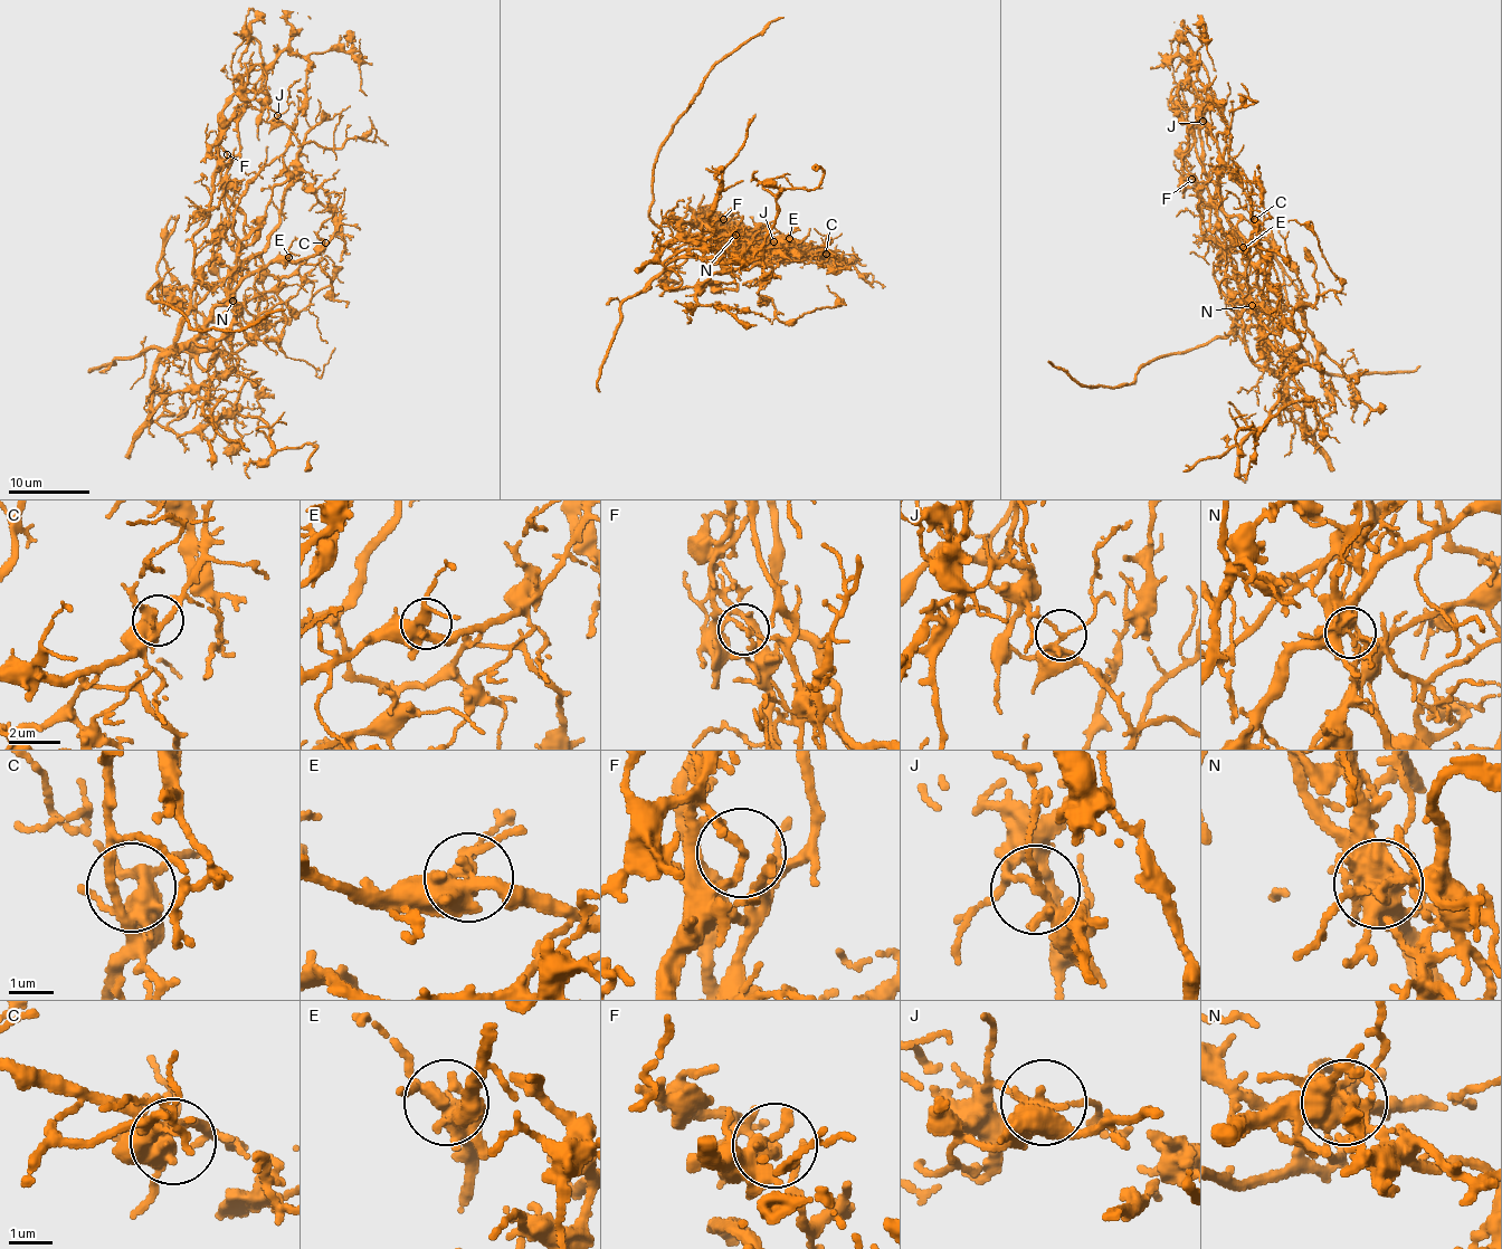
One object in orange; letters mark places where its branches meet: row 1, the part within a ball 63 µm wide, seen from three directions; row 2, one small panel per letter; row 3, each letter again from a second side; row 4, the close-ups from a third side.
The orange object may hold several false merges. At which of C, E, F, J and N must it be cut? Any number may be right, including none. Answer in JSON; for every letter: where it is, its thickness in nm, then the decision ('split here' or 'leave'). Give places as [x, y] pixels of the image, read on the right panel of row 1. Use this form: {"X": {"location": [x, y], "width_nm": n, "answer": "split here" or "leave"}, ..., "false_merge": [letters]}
{"C": {"location": [1254, 219], "width_nm": 440, "answer": "leave"}, "E": {"location": [1243, 247], "width_nm": 320, "answer": "leave"}, "F": {"location": [1191, 179], "width_nm": 110, "answer": "split here"}, "J": {"location": [1203, 121], "width_nm": 190, "answer": "leave"}, "N": {"location": [1252, 305], "width_nm": 420, "answer": "split here"}, "false_merge": ["F", "N"]}

